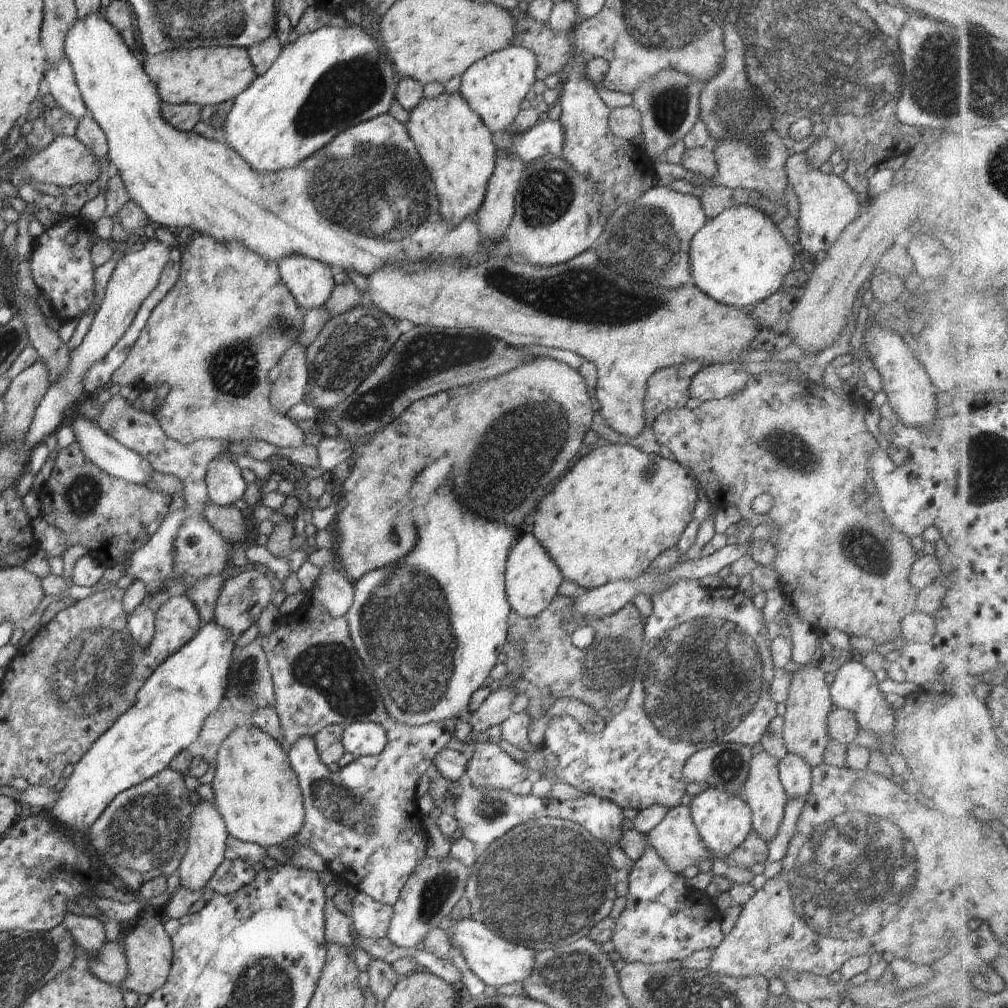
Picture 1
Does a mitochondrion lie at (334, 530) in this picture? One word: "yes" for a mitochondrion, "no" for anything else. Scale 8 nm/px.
no

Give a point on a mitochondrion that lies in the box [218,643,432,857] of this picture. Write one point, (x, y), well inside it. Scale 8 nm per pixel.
(350, 810)

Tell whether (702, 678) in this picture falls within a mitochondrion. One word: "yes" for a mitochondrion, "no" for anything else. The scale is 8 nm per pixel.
yes

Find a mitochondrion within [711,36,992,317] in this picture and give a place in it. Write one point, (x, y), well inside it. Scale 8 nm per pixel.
(910, 77)

